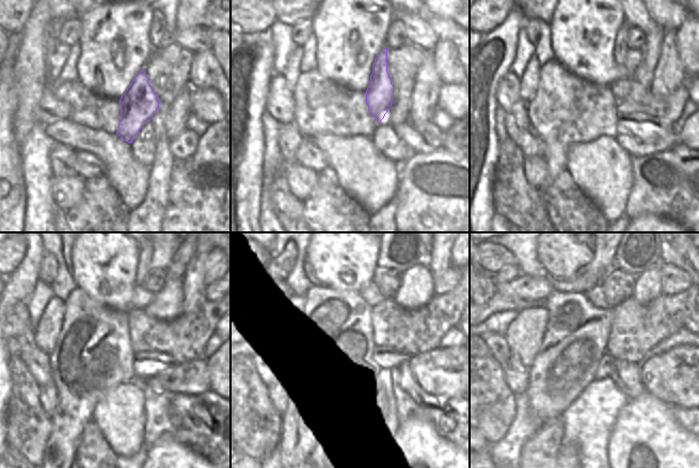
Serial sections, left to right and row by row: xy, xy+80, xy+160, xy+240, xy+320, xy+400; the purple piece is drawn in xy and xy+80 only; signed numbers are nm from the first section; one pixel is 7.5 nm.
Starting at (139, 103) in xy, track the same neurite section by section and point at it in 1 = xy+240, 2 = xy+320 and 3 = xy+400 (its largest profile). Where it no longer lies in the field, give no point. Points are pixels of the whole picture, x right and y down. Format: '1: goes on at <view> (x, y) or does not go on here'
1: goes on at xy+240 (153, 254)
2: goes on at xy+320 (400, 254)
3: goes on at xy+400 (635, 254)

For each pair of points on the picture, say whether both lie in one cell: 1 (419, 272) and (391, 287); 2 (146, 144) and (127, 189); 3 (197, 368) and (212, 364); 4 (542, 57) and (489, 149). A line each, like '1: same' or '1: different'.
1: different
2: different
3: different
4: different

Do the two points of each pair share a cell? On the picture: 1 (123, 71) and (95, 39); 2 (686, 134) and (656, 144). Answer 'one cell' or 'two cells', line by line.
1: one cell
2: two cells

